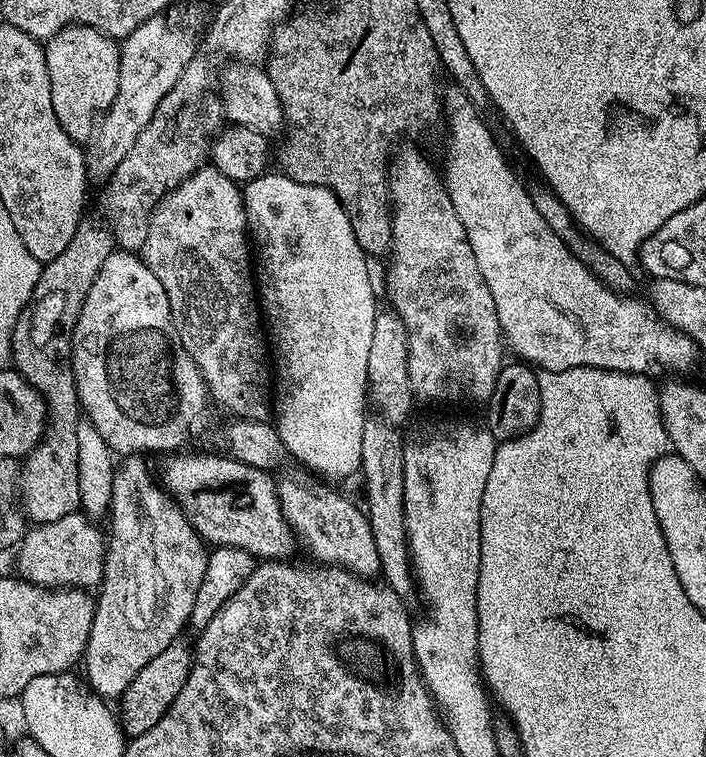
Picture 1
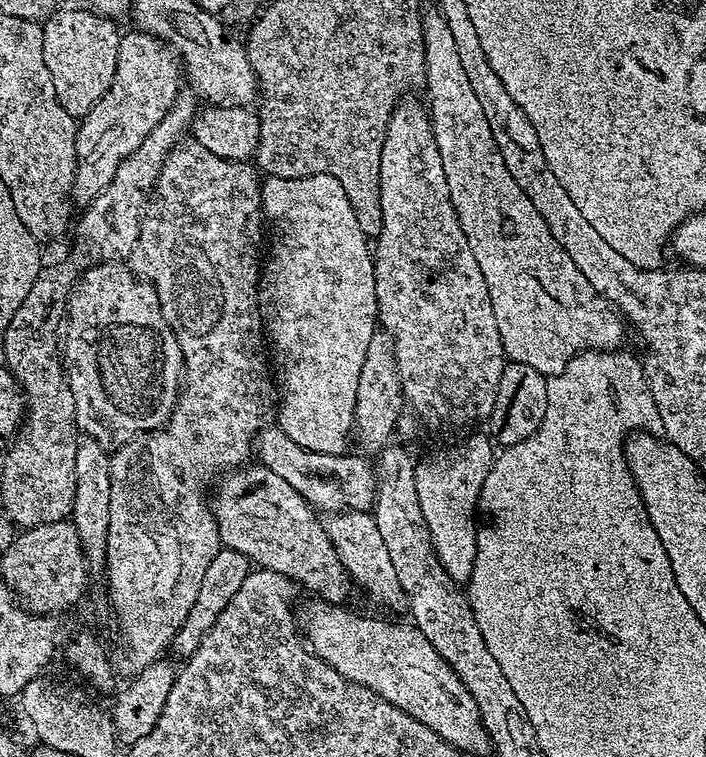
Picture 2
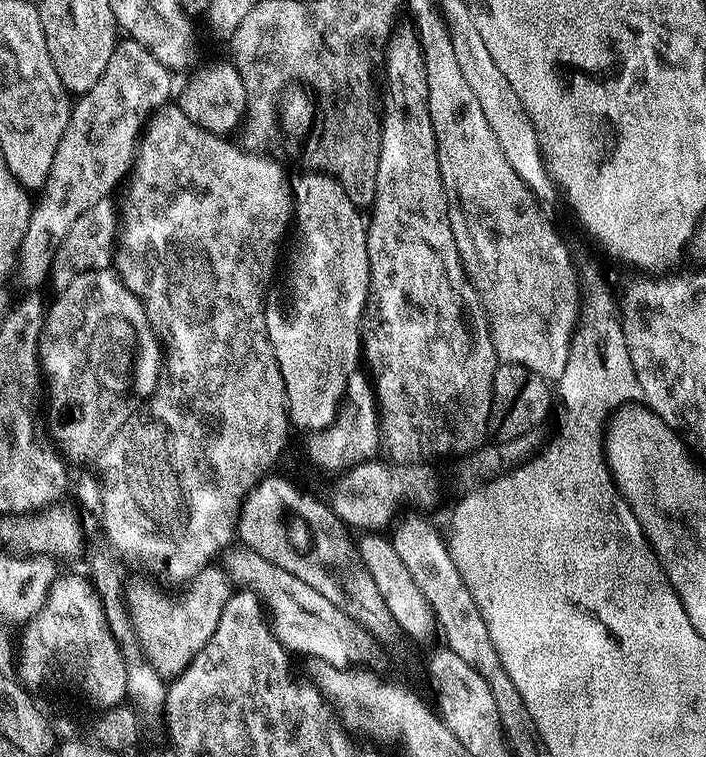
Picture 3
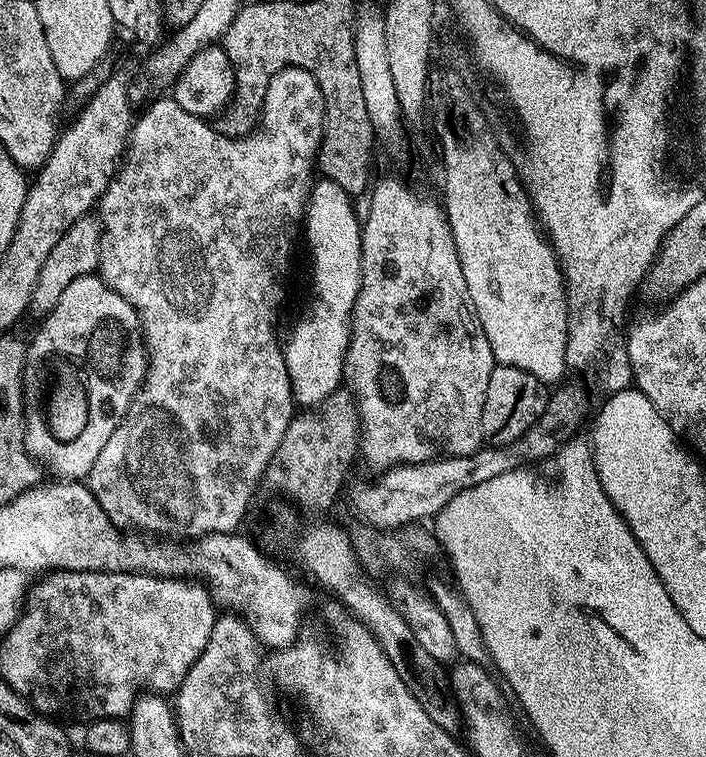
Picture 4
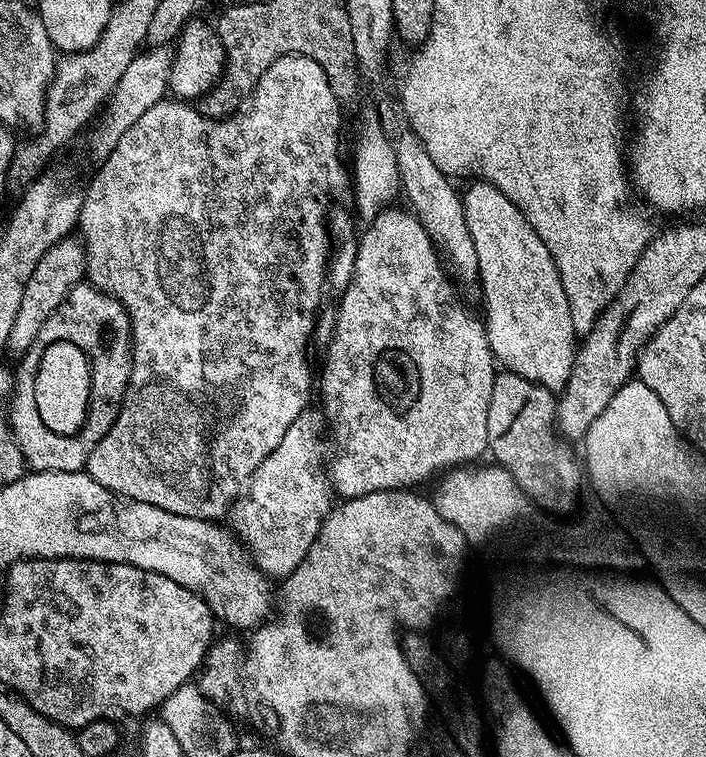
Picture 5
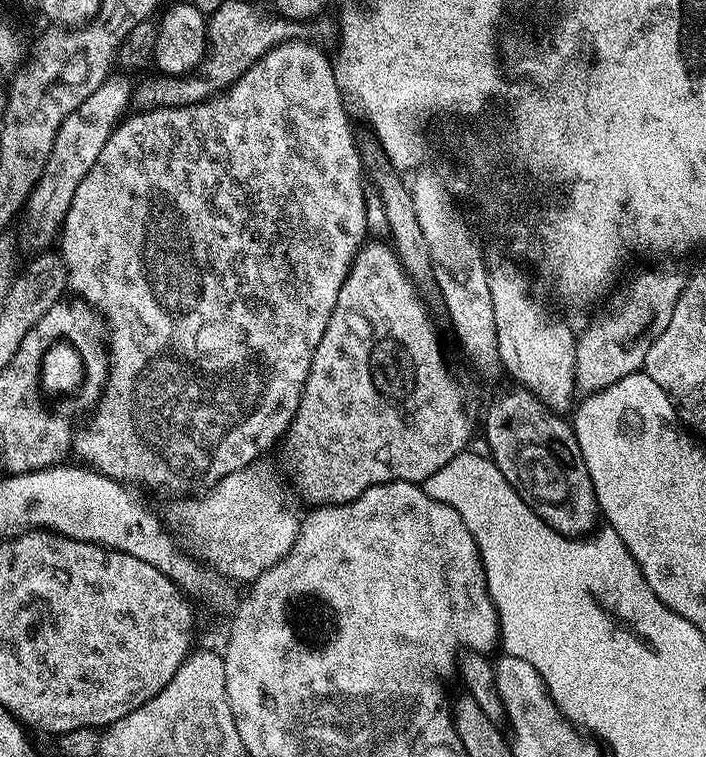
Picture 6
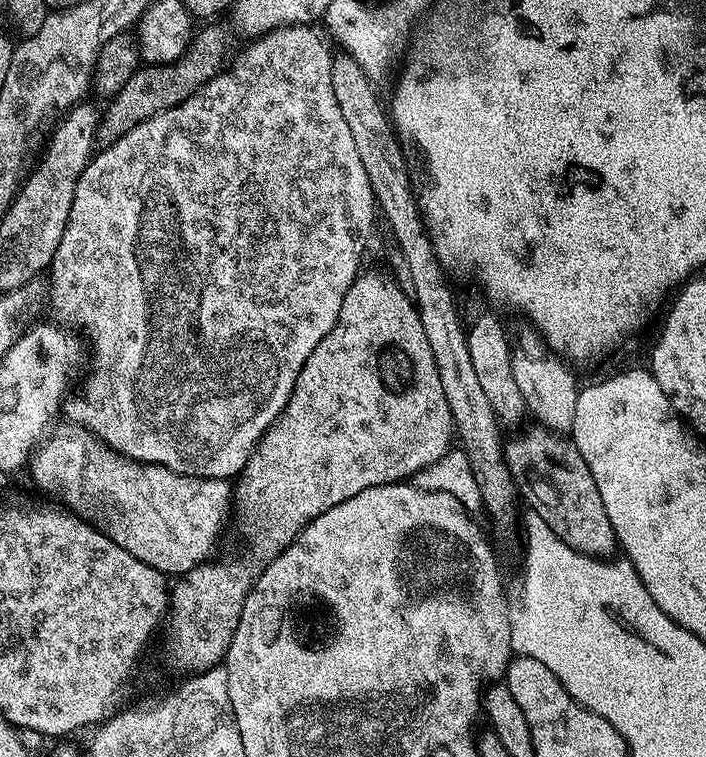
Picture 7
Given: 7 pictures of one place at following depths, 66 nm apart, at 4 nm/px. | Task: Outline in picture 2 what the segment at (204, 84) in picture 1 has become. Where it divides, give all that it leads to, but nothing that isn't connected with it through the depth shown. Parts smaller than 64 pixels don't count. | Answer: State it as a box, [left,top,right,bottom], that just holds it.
[74,90,197,265]

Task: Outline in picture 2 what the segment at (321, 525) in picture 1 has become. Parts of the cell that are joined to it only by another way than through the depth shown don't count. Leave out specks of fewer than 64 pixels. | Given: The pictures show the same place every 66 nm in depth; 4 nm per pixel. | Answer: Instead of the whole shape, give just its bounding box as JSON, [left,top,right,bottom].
[324,510,402,604]

